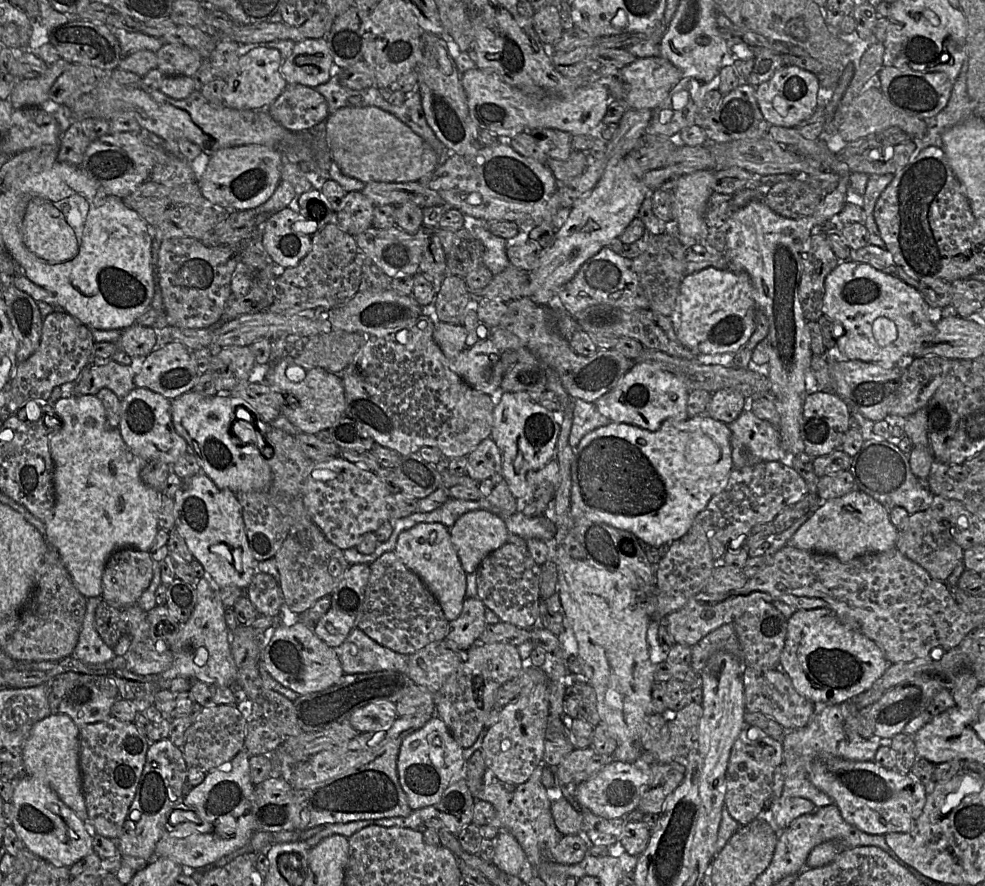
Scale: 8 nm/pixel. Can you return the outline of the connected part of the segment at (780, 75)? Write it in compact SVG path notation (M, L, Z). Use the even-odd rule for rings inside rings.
M785 65L767 81L755 87L755 98L764 119L773 126L796 128L807 120L815 109L824 105L823 89L817 77L796 66Z

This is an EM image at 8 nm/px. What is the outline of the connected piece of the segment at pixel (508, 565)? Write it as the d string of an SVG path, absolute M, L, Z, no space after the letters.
M509 542L505 543L483 559L476 571L476 575L478 598L483 601L486 607L495 612L501 621L522 628L533 628L539 624L542 566L535 562L527 548L520 548Z

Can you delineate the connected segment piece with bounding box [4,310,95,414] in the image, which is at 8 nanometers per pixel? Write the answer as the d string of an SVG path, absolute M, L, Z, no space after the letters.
M54 310L43 318L41 340L37 350L25 361L19 362L4 409L13 414L30 400L50 398L55 387L74 382L92 362L95 344L91 329L63 310Z

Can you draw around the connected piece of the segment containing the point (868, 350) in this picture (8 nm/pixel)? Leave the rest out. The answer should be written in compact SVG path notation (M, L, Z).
M840 261L825 280L822 312L832 324L836 347L847 360L877 363L883 367L900 366L904 370L911 363L916 343L934 332L935 324L927 315L923 295L896 275L877 270L869 264L857 261Z

